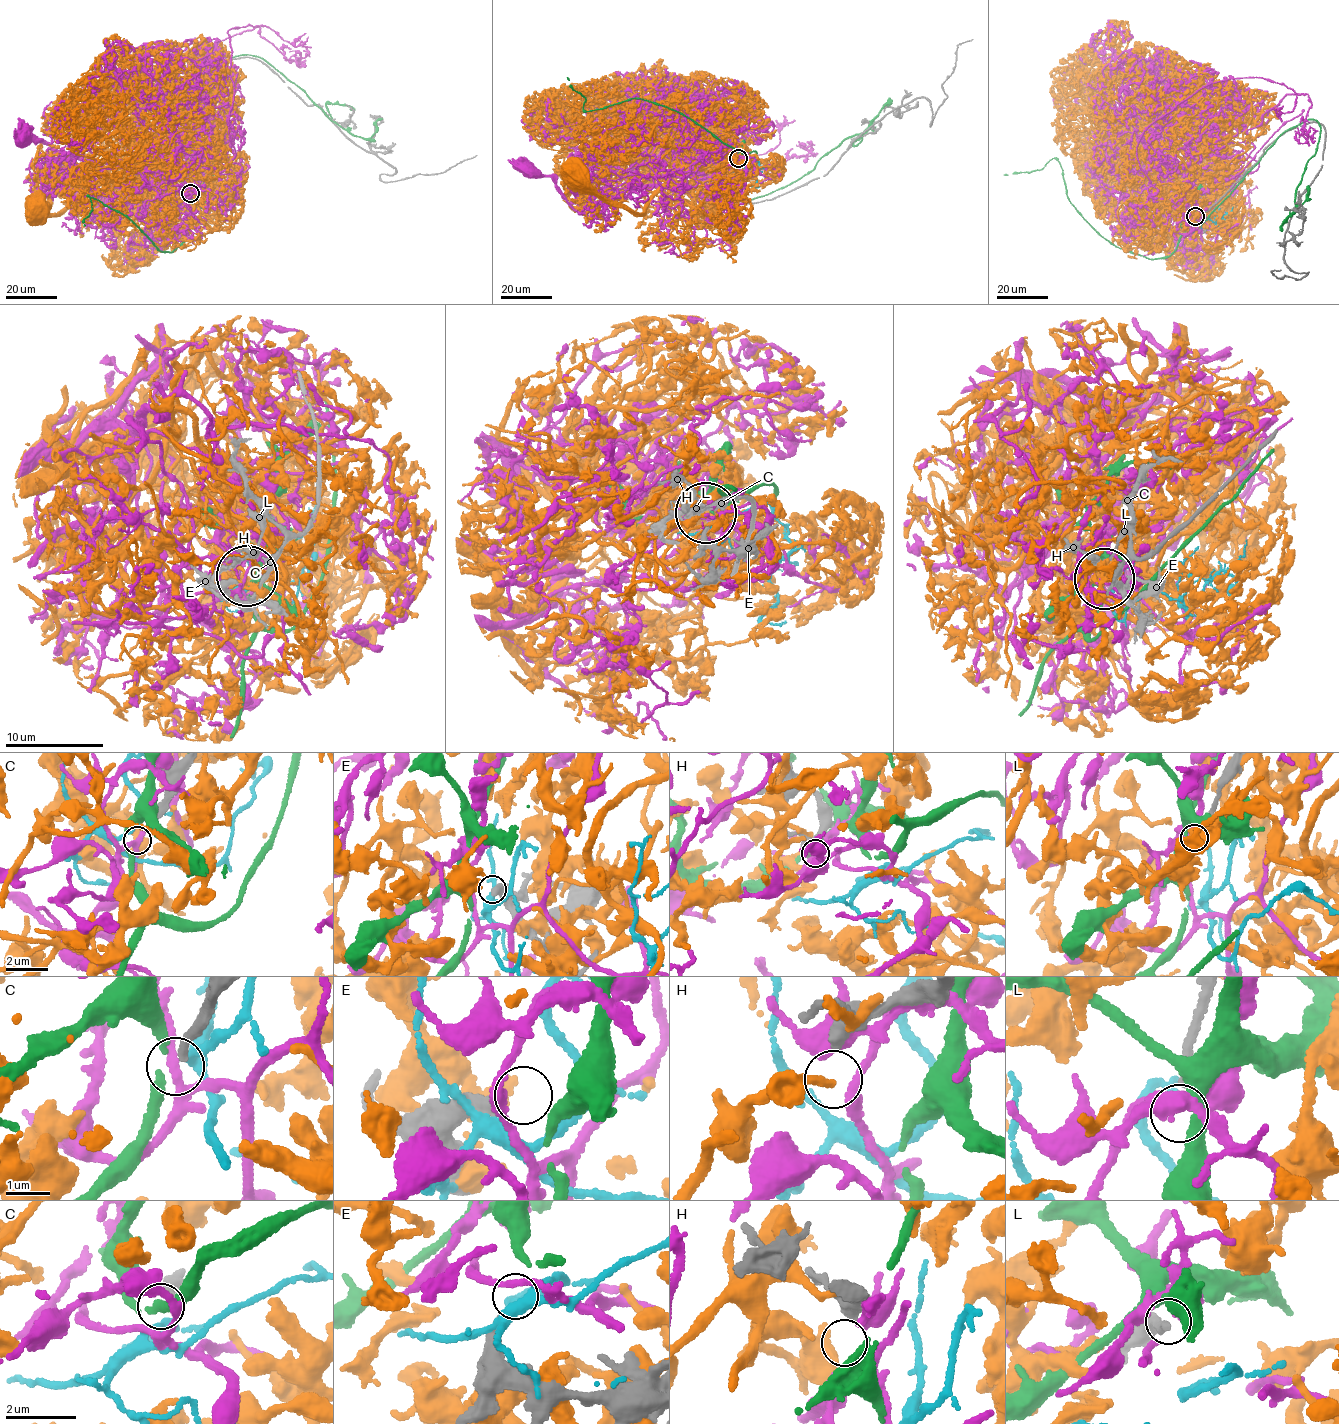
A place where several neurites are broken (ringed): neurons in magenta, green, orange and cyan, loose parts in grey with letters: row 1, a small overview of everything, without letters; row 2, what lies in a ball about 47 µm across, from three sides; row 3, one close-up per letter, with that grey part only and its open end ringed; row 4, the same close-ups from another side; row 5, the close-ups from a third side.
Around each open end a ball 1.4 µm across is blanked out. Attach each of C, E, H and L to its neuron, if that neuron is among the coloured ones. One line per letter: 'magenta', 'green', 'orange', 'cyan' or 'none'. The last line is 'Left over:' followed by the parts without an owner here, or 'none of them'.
C: none
E: none
H: none
L: none
Left over: C, E, H, L

